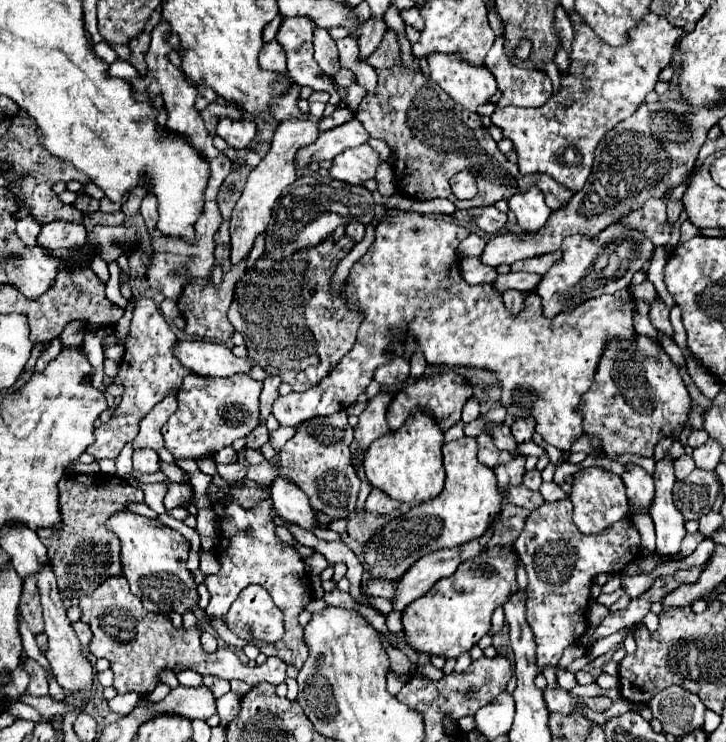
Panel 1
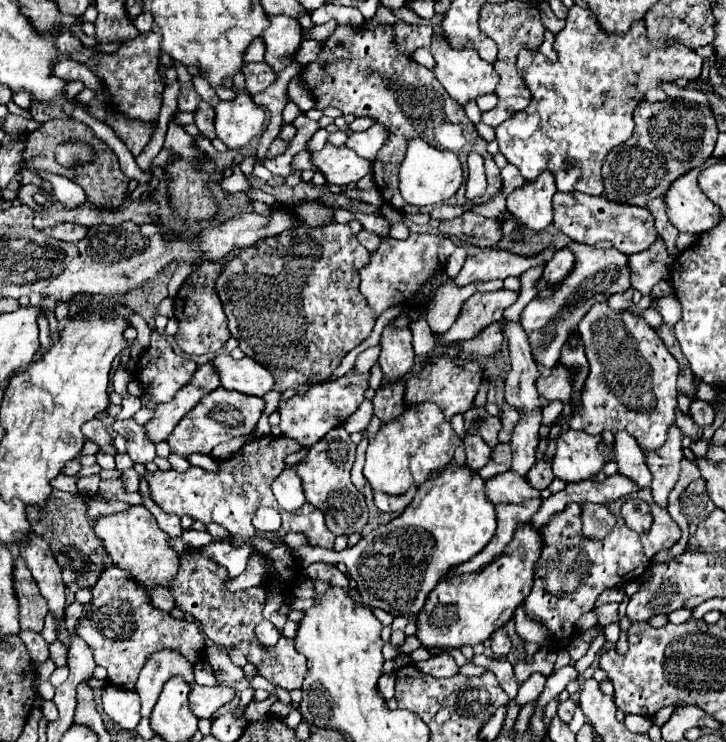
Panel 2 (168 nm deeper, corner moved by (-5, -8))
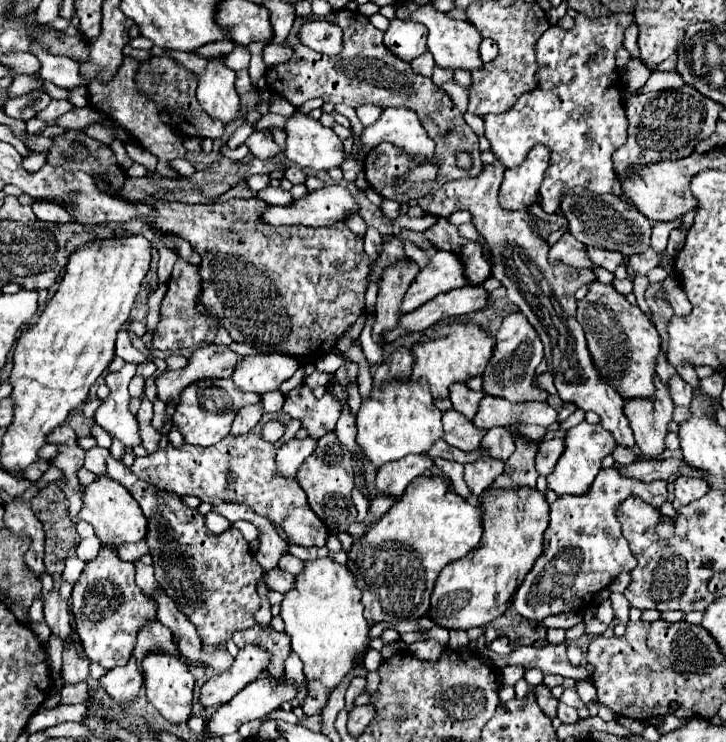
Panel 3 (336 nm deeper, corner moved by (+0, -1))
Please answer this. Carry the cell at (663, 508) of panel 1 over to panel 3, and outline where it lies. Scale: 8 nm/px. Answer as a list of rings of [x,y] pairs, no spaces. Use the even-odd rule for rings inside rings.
[[[655,378],[657,390],[653,398],[631,398],[625,402],[625,416],[629,418],[635,442],[643,456],[661,456],[665,450],[667,424],[673,420],[673,400],[665,384]]]

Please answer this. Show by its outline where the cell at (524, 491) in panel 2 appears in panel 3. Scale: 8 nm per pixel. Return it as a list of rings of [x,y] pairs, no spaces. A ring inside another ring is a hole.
[[[481,458],[473,464],[465,464],[465,482],[471,490],[471,494],[481,496],[483,490],[499,476],[503,474],[505,464],[501,460],[493,460],[493,458]]]

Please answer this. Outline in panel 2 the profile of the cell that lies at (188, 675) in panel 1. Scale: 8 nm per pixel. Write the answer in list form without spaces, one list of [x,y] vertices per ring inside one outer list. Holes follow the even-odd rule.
[[[164,649],[148,657],[136,683],[136,691],[142,699],[142,717],[150,717],[162,691],[162,685],[174,675],[180,675],[190,681],[190,685],[194,685],[194,667],[178,651]]]

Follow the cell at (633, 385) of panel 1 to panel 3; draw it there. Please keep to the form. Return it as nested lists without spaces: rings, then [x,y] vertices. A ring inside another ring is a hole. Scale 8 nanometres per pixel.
[[[595,280],[589,284],[589,294],[577,304],[577,320],[585,330],[599,376],[609,382],[623,400],[651,398],[655,394],[655,362],[661,352],[661,338],[641,308],[629,304],[613,286]]]

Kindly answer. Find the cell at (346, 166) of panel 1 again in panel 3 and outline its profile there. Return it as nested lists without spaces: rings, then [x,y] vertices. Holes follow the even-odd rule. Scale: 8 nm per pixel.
[[[295,112],[285,124],[285,134],[285,156],[301,168],[331,170],[345,162],[343,142],[339,136],[331,128],[321,126],[317,120],[311,120],[307,114]]]

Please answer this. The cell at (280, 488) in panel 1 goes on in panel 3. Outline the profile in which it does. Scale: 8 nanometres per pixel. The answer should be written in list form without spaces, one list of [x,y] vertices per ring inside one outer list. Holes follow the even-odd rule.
[[[305,438],[305,440],[289,440],[277,450],[277,470],[283,478],[295,478],[299,466],[307,456],[313,454],[317,446],[317,440]]]

